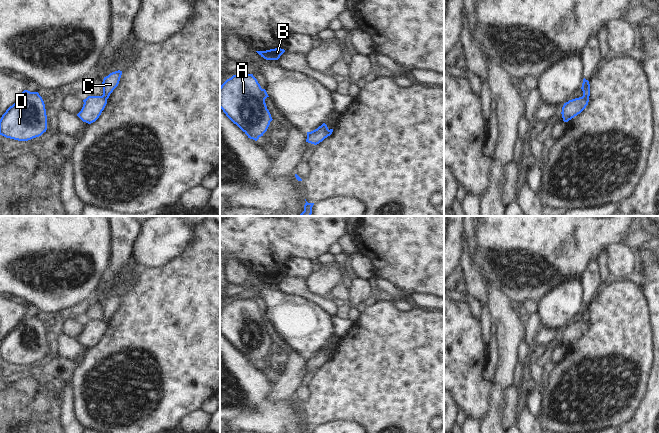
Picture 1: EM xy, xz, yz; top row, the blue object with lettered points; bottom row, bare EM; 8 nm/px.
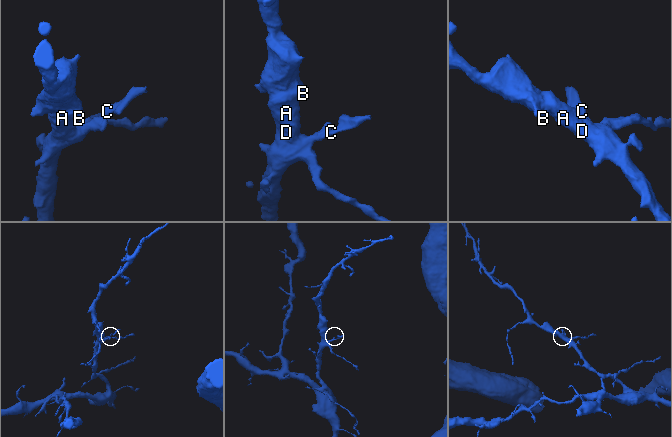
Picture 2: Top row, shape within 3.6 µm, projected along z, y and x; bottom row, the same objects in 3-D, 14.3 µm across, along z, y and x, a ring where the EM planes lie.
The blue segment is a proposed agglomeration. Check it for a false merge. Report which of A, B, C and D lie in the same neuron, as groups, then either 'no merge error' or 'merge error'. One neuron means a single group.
groups A B D / C; merge error

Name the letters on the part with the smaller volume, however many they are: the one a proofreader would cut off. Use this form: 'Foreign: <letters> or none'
Foreign: C

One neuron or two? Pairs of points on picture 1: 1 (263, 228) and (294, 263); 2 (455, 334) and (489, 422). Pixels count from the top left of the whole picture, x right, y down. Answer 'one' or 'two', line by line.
1: two
2: two

